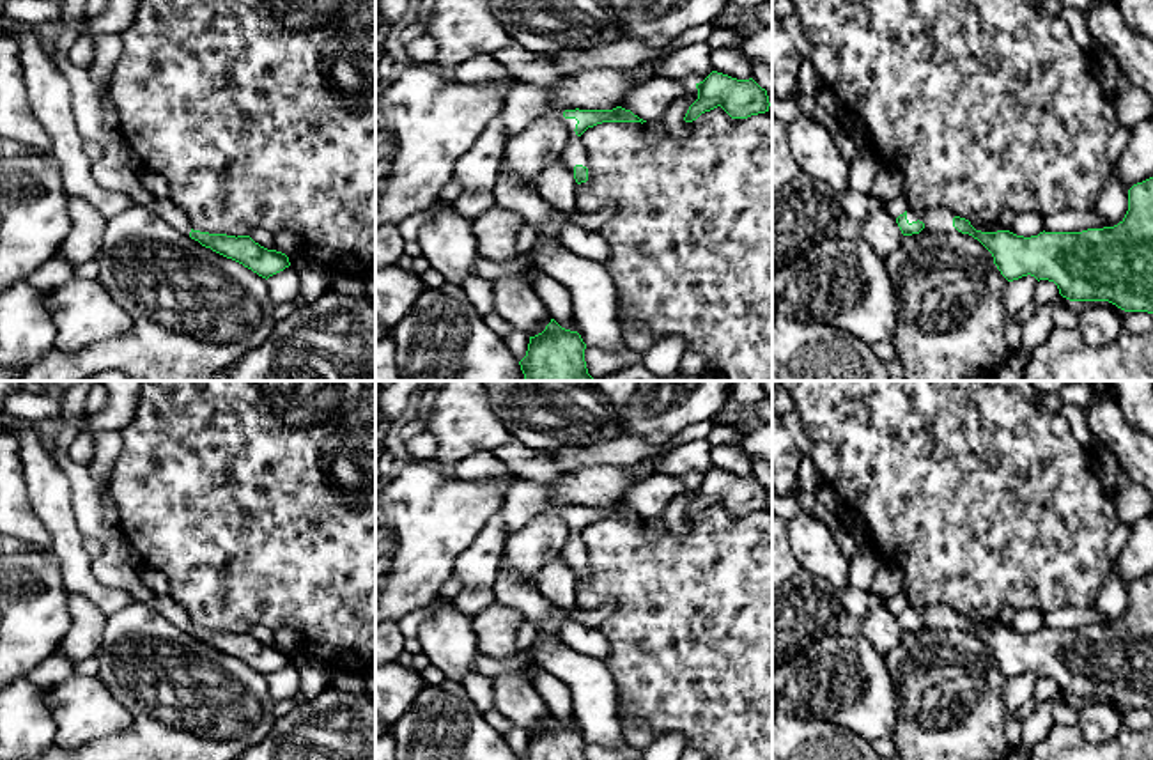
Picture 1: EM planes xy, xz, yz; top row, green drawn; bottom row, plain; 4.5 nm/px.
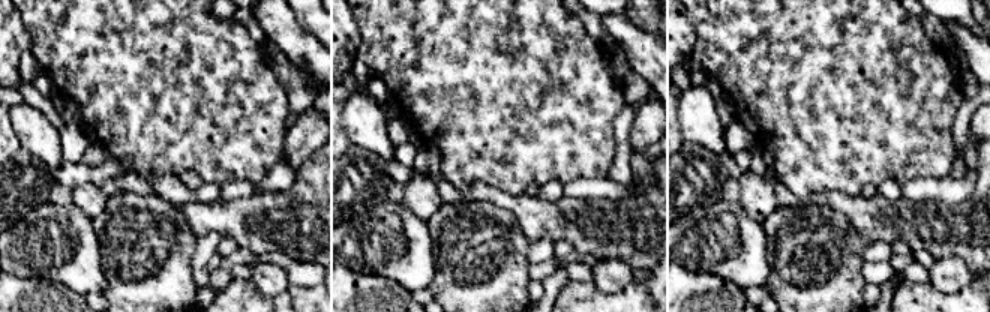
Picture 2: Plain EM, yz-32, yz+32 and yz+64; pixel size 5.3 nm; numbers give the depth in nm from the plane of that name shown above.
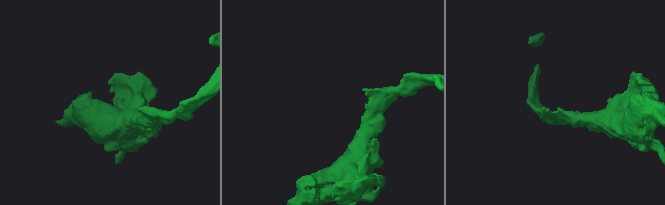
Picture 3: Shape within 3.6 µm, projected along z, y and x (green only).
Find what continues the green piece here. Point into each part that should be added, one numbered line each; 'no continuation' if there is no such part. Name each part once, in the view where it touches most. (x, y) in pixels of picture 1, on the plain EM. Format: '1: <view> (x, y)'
1: xz (574, 550)

